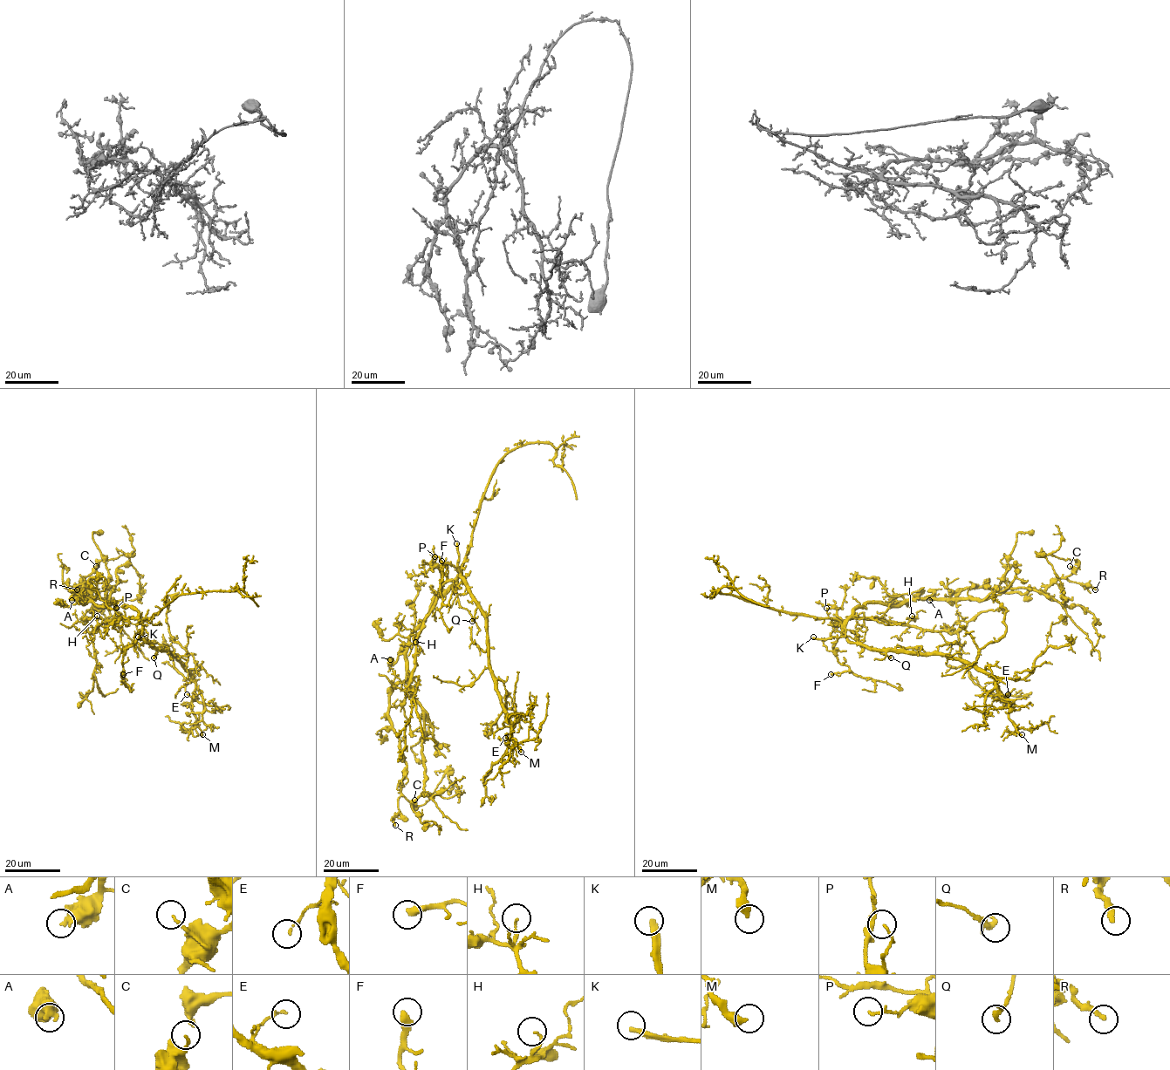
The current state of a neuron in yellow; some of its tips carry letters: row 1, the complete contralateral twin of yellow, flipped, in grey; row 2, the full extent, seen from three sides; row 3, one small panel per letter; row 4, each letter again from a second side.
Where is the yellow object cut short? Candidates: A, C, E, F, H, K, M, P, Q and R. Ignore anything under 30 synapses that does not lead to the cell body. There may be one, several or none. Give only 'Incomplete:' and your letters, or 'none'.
Incomplete: K

